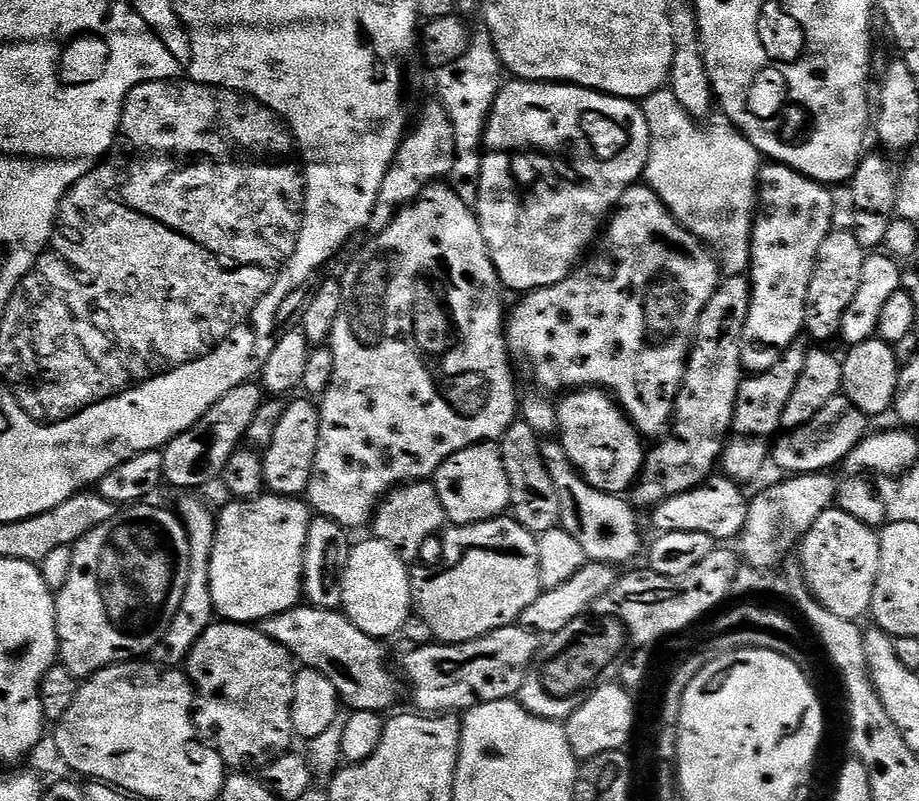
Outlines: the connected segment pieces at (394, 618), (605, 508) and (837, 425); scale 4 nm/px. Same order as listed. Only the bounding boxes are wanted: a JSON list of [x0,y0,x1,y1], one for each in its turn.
[[342,538,414,642],[541,441,644,566],[774,398,869,477]]

